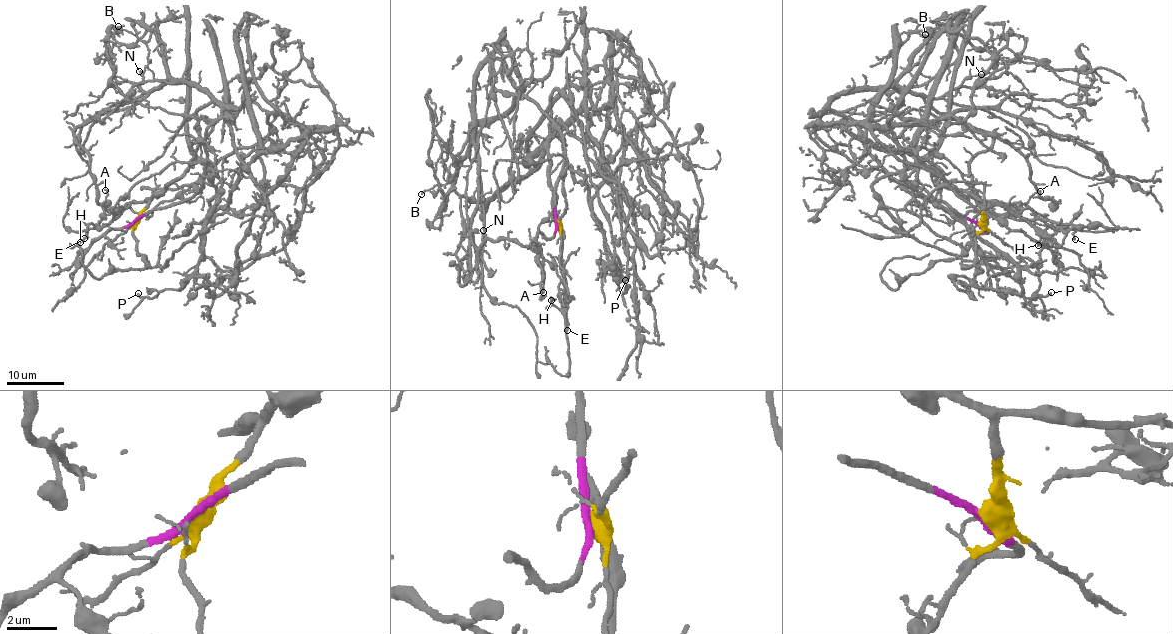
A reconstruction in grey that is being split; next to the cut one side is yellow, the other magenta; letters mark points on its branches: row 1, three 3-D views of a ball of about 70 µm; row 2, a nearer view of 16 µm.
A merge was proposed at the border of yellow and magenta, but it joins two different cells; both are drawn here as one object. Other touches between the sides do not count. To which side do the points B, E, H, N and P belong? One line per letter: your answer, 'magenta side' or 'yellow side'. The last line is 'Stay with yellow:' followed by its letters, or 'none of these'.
B: yellow side
E: yellow side
H: yellow side
N: magenta side
P: yellow side
Stay with yellow: B, E, H, P

